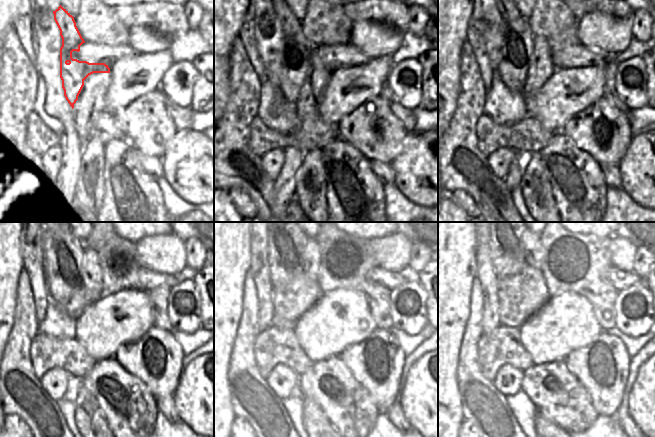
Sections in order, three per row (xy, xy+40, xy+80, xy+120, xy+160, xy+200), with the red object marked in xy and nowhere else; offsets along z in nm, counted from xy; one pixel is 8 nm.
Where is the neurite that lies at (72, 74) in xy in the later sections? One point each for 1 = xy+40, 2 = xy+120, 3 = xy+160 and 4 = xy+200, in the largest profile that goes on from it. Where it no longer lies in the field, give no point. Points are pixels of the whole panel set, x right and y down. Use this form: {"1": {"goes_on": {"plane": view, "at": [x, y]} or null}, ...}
{"1": {"goes_on": {"plane": "xy+40", "at": [292, 75]}}, "2": {"goes_on": {"plane": "xy+120", "at": [62, 250]}}, "3": {"goes_on": {"plane": "xy+160", "at": [286, 242]}}, "4": {"goes_on": {"plane": "xy+200", "at": [506, 249]}}}

